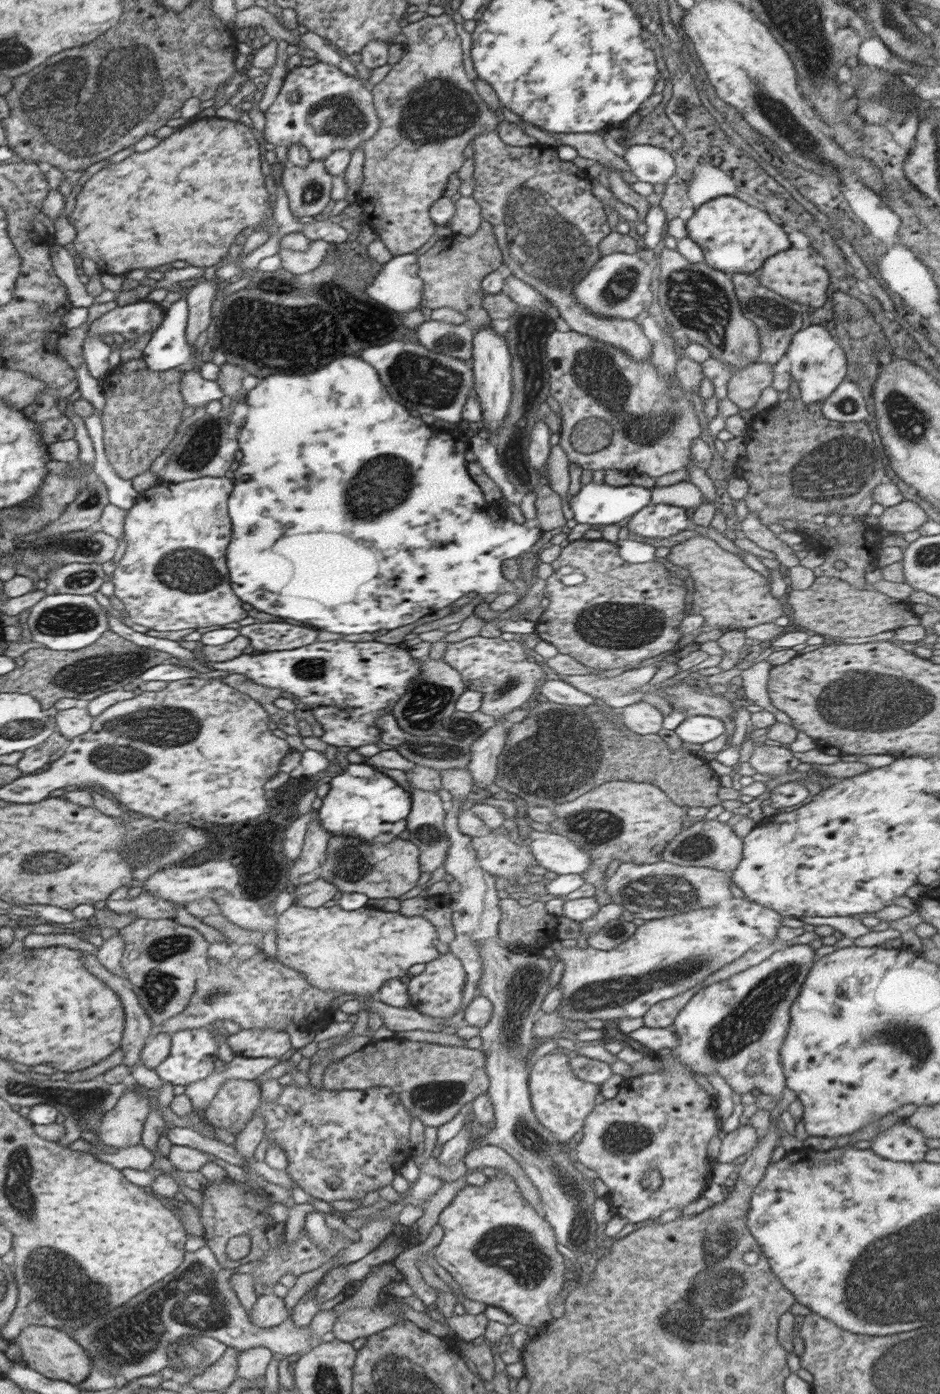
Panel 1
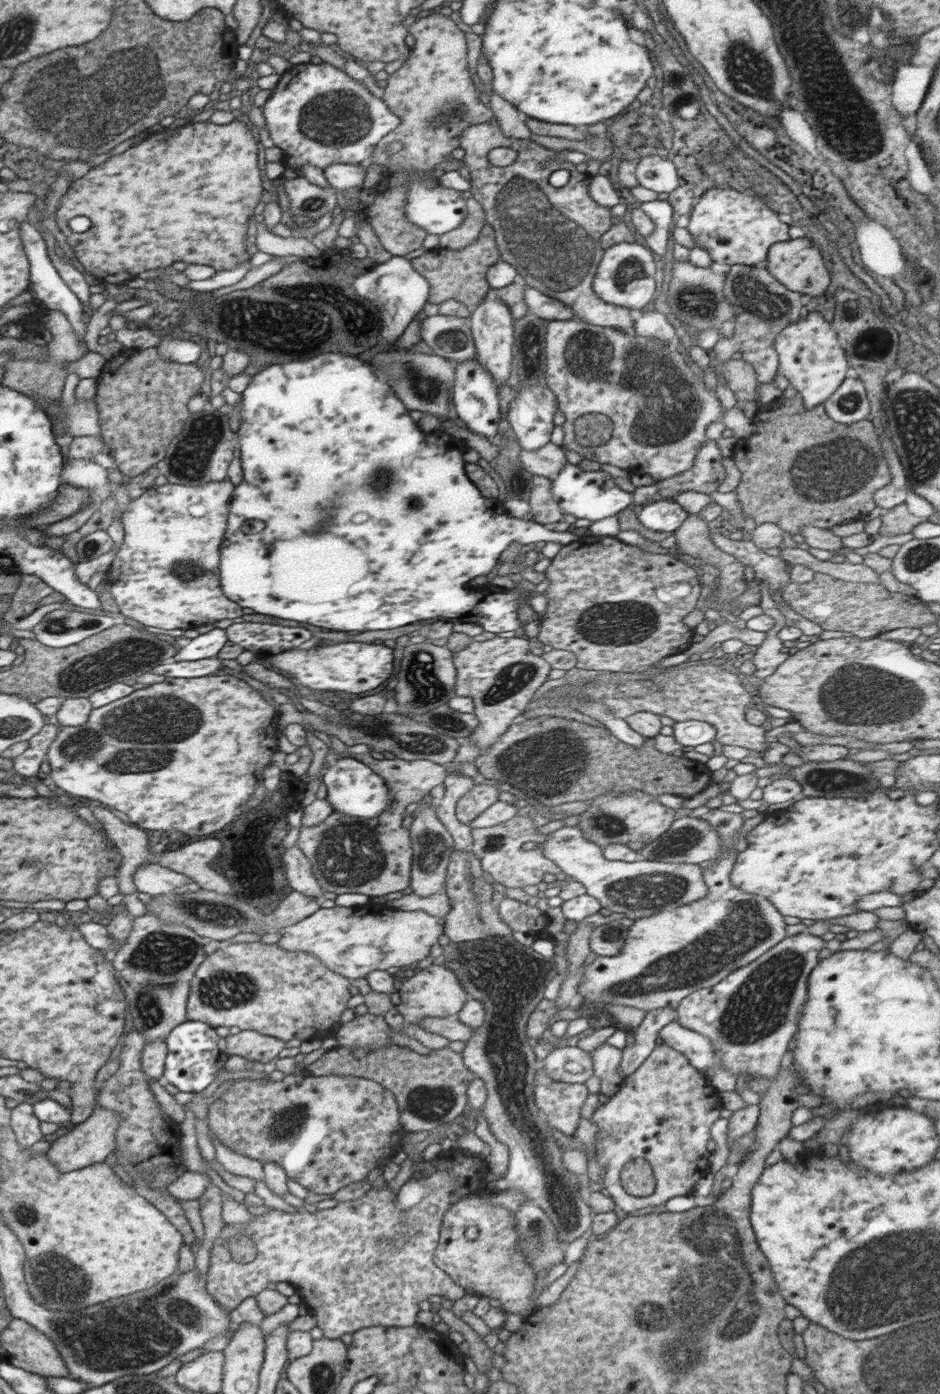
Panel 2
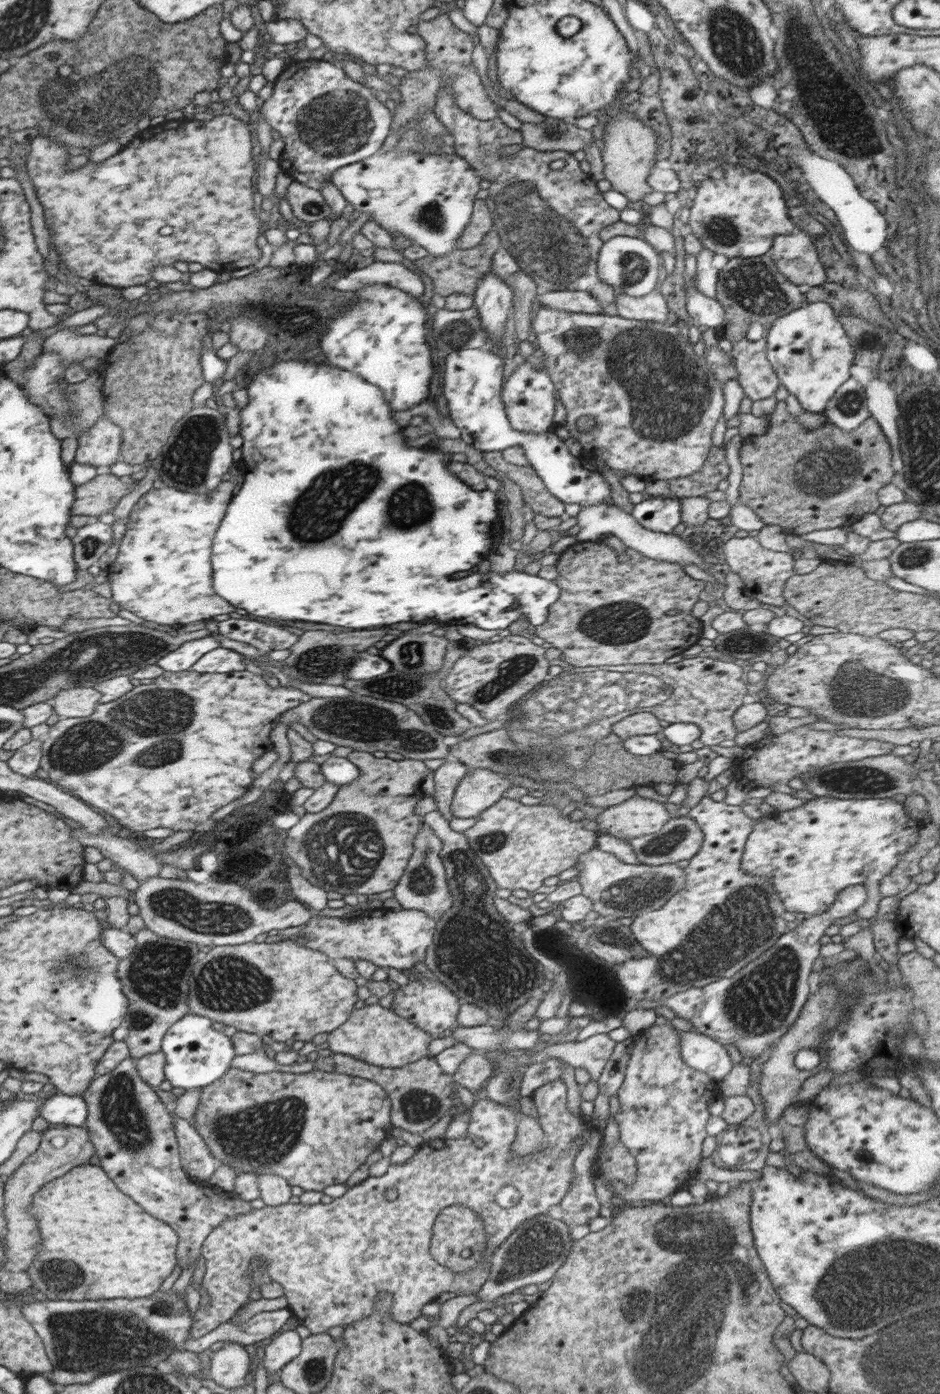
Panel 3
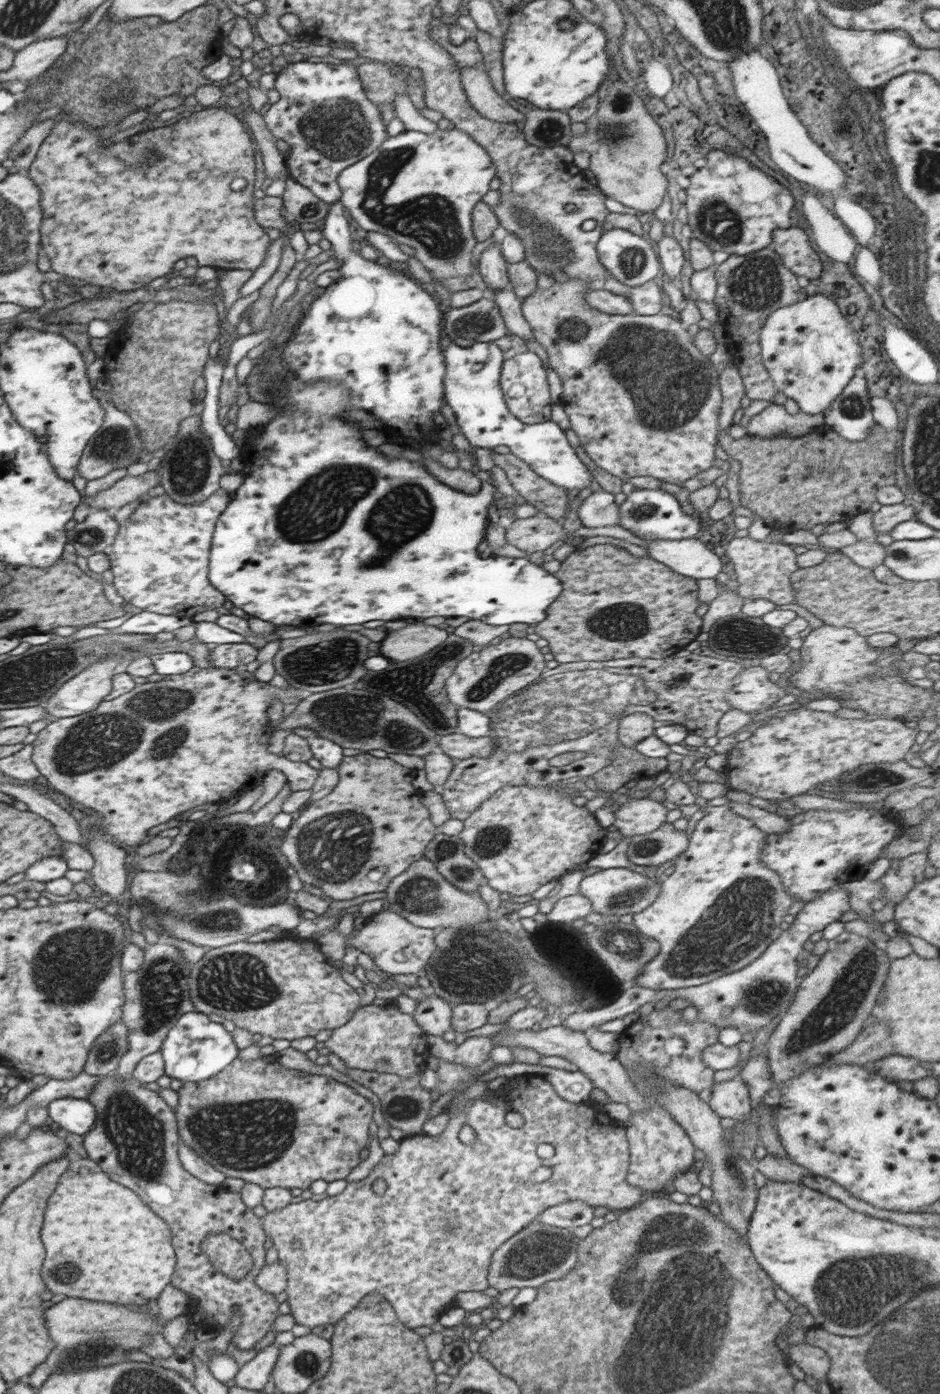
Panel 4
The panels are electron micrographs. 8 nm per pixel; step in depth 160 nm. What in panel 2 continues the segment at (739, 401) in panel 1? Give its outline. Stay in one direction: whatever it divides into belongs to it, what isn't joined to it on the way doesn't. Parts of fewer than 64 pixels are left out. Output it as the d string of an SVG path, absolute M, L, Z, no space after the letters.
M730 359L724 363L722 374L727 380L727 388L734 393L738 401L754 401L754 393L759 378L751 364L744 359Z

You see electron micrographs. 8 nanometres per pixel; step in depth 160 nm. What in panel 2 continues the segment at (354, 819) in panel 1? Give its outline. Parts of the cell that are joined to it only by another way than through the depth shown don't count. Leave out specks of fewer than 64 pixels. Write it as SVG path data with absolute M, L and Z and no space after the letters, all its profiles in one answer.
M339 758L336 763L326 765L323 775L323 783L328 788L326 801L332 811L366 820L377 818L391 806L389 788L384 780L361 761L352 758Z

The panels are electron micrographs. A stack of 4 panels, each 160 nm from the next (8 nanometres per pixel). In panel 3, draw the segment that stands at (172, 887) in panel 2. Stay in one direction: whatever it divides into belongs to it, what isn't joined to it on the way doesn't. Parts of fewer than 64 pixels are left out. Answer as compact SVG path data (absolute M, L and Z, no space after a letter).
M110 822L103 833L96 836L81 829L73 829L73 837L84 847L95 846L105 858L112 860L114 865L130 873L139 883L159 876L162 864L153 853L146 853L138 848L127 835L120 834Z

